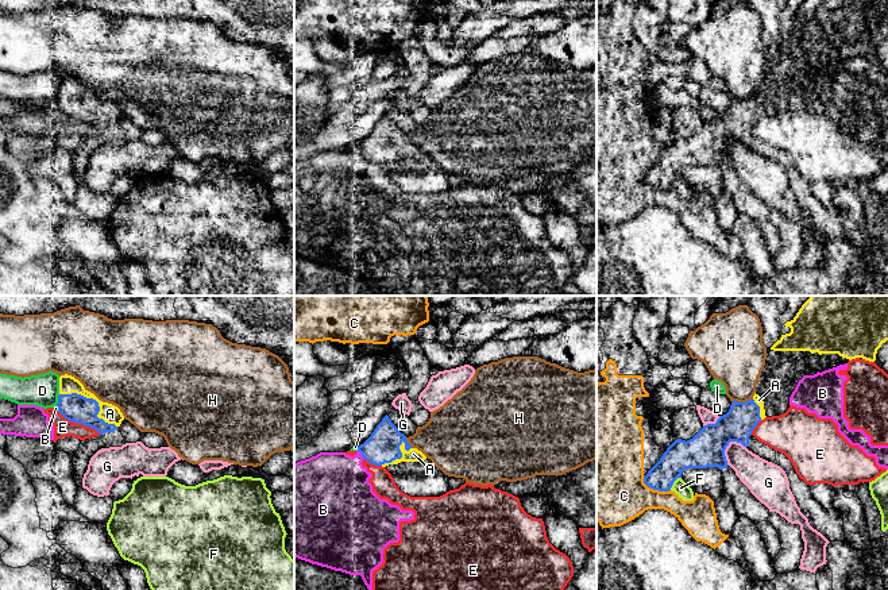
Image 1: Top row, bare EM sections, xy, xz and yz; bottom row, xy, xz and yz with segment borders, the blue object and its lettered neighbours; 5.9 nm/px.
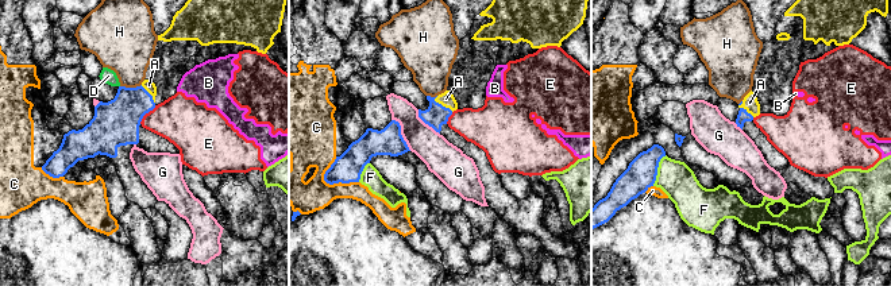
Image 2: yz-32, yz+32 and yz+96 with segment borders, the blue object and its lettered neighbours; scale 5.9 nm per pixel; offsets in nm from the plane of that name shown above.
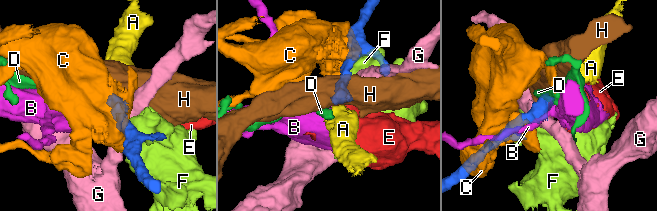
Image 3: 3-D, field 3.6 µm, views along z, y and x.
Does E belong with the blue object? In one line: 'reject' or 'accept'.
reject

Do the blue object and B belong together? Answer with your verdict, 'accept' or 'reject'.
reject

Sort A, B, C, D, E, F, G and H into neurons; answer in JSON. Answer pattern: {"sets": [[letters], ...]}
{"sets": [["A"], ["B", "E"], ["C"], ["D"], ["F"], ["G"], ["H"]]}

